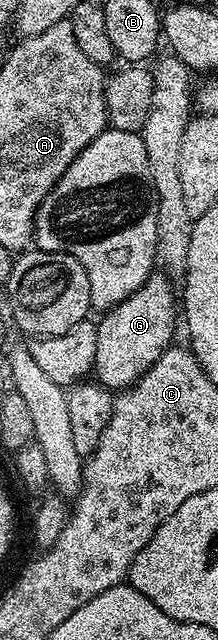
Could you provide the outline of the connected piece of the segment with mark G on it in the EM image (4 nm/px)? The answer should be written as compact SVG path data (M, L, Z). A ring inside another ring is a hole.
M151 273L120 305L110 308L98 323L96 357L93 374L97 382L111 389L125 389L133 385L145 371L152 369L156 361L175 342L174 307L176 311L176 291L171 276L166 273Z

